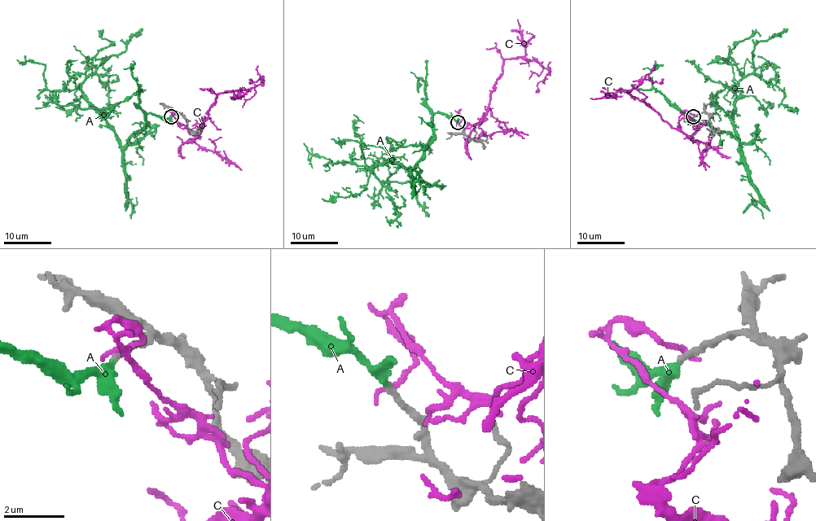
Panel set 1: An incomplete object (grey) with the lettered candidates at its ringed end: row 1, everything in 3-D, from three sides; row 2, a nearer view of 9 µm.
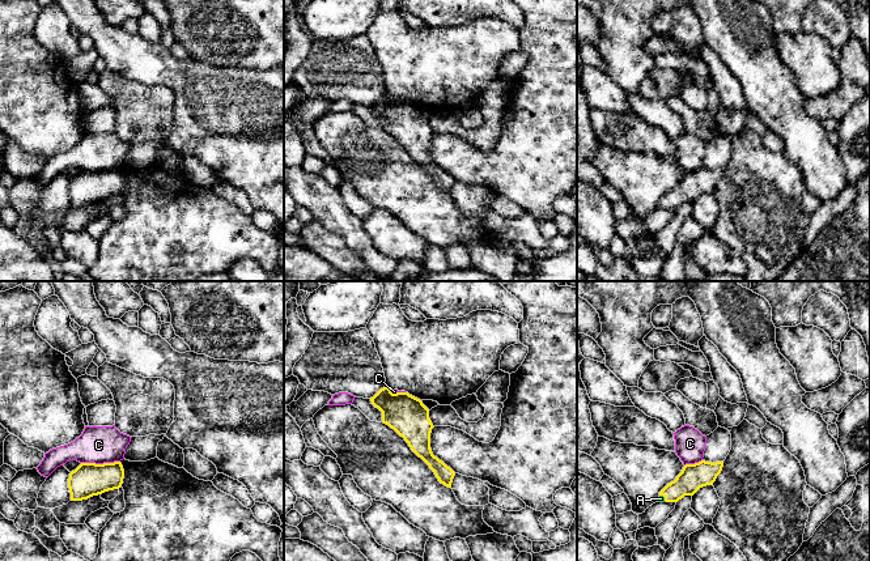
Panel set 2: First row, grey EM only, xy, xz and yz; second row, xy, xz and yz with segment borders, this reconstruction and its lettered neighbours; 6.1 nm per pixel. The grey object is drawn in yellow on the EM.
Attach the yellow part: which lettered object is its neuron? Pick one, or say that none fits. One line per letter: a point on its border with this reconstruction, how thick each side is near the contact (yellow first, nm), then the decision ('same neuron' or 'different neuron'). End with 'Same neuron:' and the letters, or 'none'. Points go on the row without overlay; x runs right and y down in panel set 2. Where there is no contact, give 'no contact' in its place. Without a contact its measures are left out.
A: meets yellow in yz at (663, 203); 160 nm thick on the yellow side, 50 nm on the other; same neuron
C: meets yellow in xy at (100, 171); 200 nm thick on the yellow side, 220 nm on the other; different neuron
Same neuron: A

